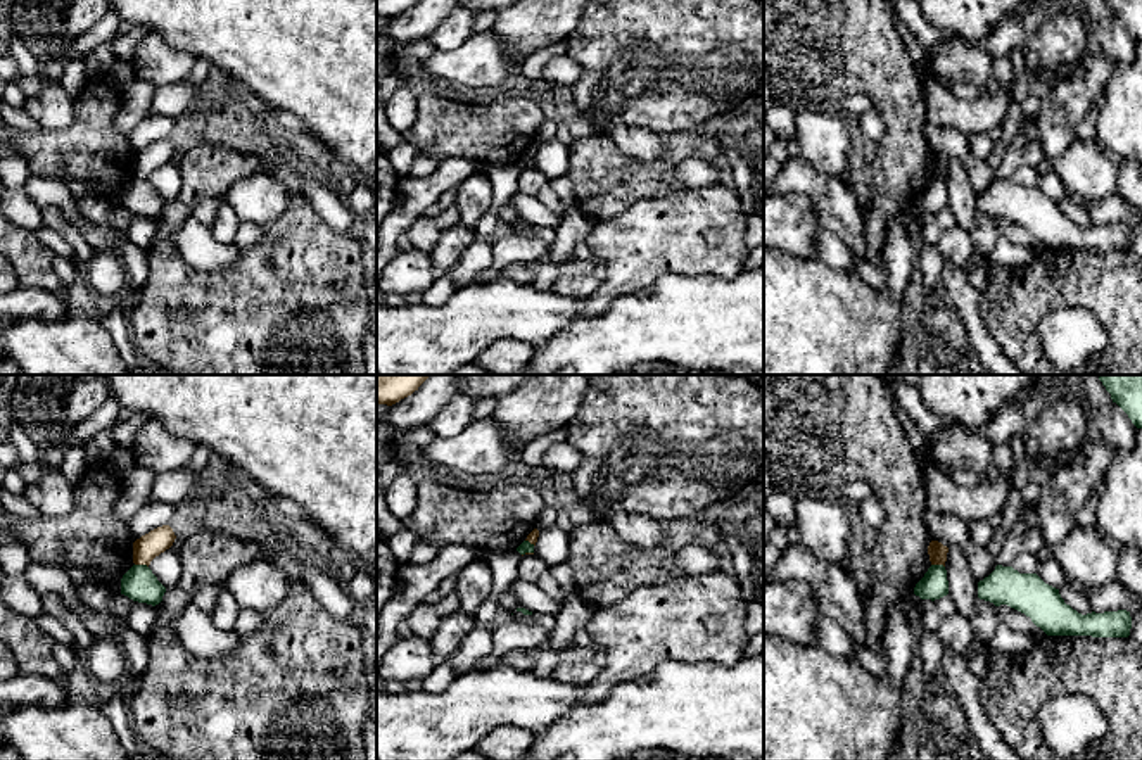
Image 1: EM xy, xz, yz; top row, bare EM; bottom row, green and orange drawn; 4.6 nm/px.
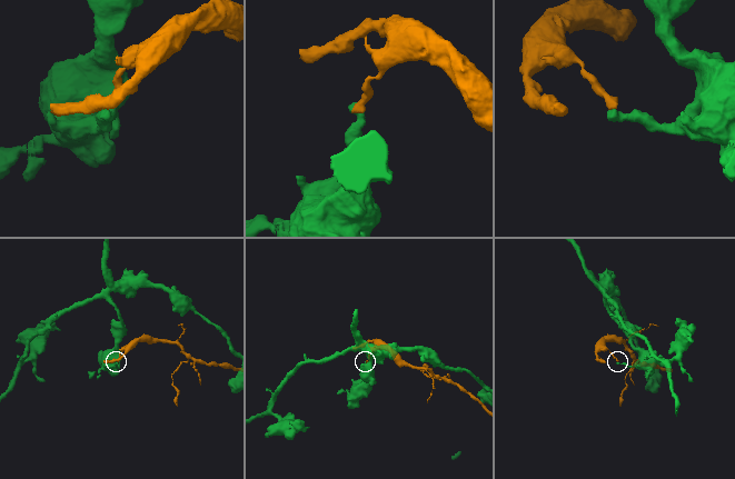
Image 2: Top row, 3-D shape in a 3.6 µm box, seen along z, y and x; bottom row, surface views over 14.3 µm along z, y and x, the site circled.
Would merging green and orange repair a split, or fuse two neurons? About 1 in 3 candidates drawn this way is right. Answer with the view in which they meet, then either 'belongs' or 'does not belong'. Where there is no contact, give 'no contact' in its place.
xy | does not belong

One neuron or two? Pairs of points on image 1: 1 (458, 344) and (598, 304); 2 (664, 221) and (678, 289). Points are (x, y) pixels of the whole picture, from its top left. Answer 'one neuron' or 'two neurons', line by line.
1: two neurons
2: two neurons

